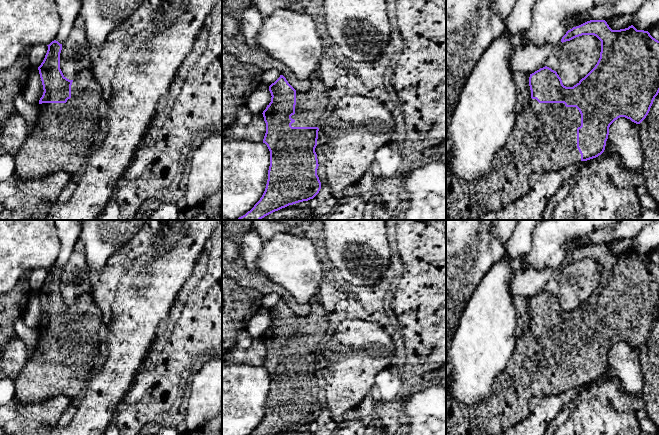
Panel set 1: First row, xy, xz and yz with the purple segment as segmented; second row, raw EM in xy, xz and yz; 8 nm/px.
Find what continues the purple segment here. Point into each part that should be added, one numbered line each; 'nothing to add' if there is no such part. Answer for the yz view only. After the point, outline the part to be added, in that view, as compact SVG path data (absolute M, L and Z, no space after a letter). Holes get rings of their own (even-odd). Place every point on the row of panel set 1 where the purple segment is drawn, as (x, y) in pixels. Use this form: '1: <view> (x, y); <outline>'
1: yz (544, 139); M531 99L527 107L517 115L516 125L506 143L493 156L488 174L480 179L467 182L454 175L449 168L450 155L446 157L446 206L448 220L477 220L489 212L498 212L520 199L529 190L529 181L535 173L557 172L581 161L577 148L577 128L581 126L581 114L576 107L566 107L564 103L539 103Z

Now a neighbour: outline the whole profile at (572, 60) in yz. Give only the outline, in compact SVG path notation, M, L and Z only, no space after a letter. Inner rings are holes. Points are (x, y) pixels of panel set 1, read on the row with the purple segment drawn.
M582 35L553 45L518 44L510 59L511 70L532 74L545 66L556 71L566 87L584 78L600 58L601 41L594 35Z

